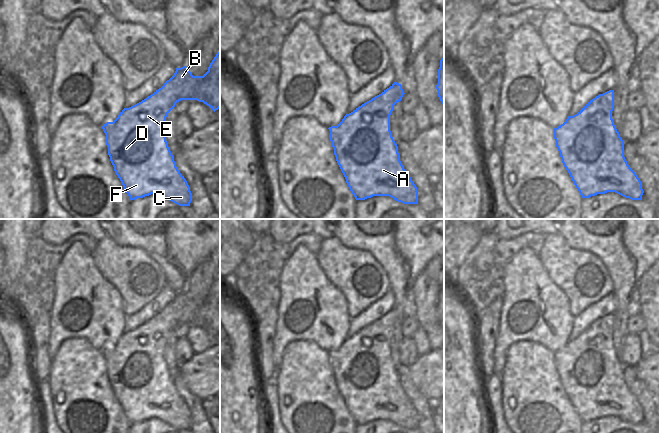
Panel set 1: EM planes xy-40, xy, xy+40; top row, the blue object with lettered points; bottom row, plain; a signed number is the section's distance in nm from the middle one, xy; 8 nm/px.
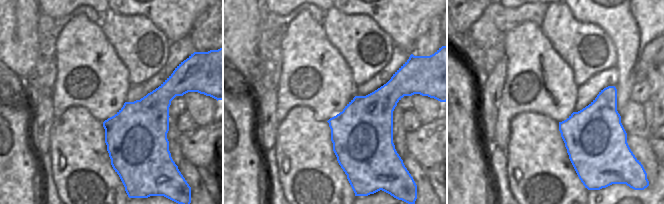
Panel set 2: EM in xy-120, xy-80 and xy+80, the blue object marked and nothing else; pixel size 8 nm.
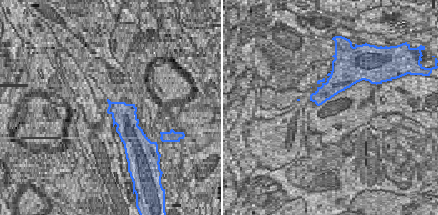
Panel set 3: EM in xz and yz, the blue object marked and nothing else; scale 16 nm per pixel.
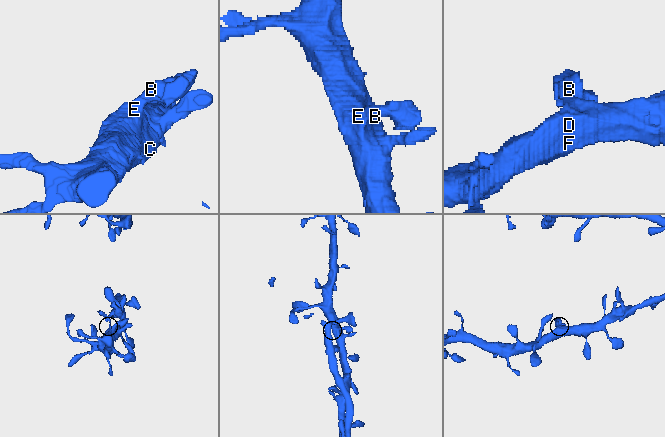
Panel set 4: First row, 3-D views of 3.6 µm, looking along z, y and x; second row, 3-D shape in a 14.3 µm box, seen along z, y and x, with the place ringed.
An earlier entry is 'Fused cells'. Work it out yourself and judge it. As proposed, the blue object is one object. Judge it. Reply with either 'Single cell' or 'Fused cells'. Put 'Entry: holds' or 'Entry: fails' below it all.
Single cell
Entry: fails

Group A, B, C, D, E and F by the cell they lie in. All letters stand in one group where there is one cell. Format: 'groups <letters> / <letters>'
groups A B C D E F

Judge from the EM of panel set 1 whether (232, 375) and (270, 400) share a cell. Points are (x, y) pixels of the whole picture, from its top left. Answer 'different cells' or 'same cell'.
different cells

